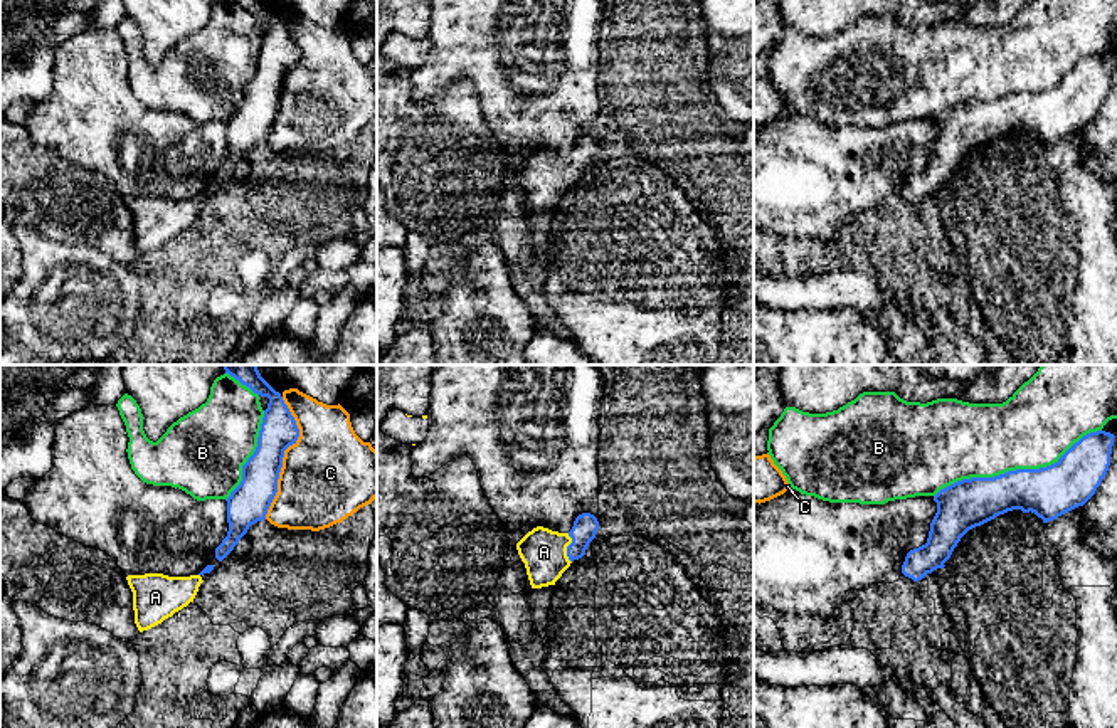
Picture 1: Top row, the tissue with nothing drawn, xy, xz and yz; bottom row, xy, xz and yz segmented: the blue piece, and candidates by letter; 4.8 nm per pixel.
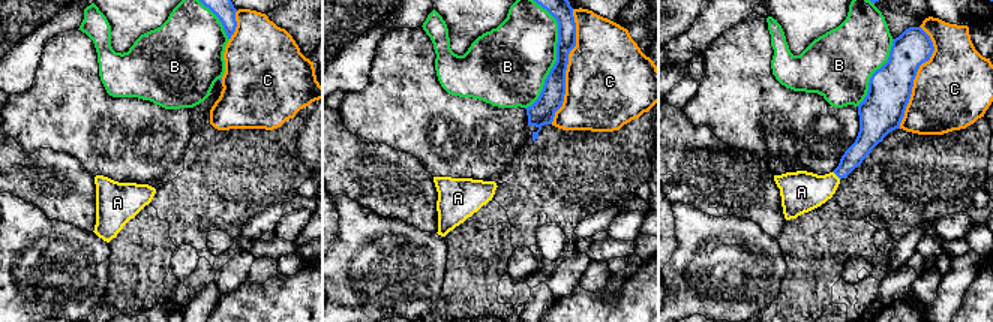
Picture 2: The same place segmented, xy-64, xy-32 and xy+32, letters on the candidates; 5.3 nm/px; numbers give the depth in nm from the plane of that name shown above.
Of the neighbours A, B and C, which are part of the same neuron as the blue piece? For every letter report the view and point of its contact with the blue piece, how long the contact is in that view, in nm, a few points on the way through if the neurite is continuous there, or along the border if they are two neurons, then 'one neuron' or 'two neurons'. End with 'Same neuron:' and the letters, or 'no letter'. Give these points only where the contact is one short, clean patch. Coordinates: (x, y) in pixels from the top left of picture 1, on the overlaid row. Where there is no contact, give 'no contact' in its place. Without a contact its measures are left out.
A: meets blue in xz at (567, 548); contact 140 nm long; runs through xz (586, 525), (582, 533), (567, 548), (544, 552); one neuron
B: meets blue in yz at (1016, 469); contact 850 nm long; two neurons
C: meets blue in xy at (283, 456); contact 600 nm long; two neurons
Same neuron: A

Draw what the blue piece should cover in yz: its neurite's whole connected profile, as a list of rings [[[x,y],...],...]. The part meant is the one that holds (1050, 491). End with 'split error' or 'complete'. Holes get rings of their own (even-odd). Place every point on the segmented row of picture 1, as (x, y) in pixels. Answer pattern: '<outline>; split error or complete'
[[[1097,430],[1075,442],[1055,464],[1040,469],[1016,469],[994,477],[971,477],[940,489],[934,501],[937,513],[927,543],[907,553],[902,573],[913,582],[944,568],[961,538],[999,514],[1013,509],[1035,513],[1043,523],[1083,506],[1097,491],[1110,466],[1114,434]]]; complete

